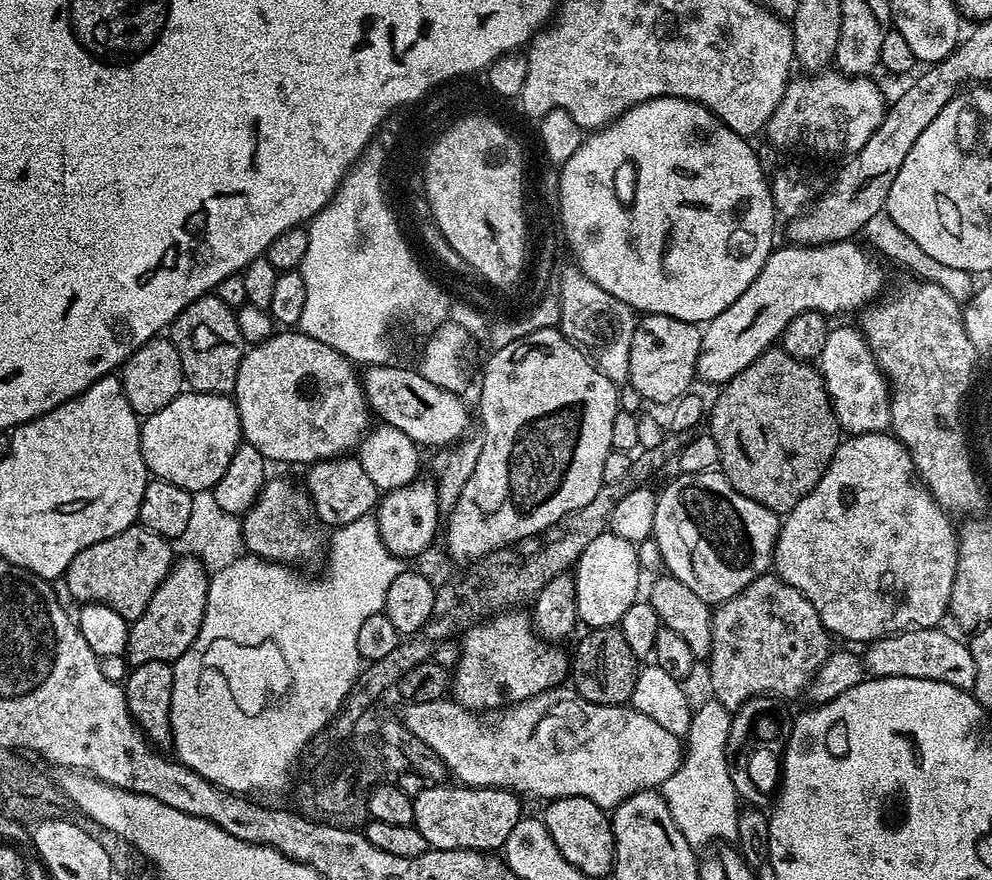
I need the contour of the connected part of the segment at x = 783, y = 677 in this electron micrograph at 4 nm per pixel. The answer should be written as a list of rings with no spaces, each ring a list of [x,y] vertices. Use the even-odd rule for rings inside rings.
[[[775,574],[754,578],[746,590],[734,594],[724,604],[715,605],[712,614],[712,650],[708,655],[708,680],[712,683],[711,695],[722,706],[735,710],[756,696],[775,696],[787,702],[795,696],[803,697],[816,671],[824,665],[830,651],[830,633],[822,626],[818,610],[794,586]]]

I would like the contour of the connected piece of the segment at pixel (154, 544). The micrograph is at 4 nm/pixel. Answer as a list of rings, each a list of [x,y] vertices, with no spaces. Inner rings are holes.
[[[133,526],[122,530],[122,534],[114,534],[114,538],[106,538],[106,542],[94,542],[94,546],[86,546],[70,562],[64,572],[66,588],[70,589],[73,598],[80,604],[108,604],[110,610],[118,610],[123,620],[134,621],[143,614],[150,598],[158,586],[168,577],[168,571],[174,563],[173,545],[164,536],[159,536],[143,526]]]

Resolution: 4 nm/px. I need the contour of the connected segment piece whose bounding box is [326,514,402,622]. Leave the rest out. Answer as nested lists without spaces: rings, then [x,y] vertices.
[[[375,515],[354,518],[354,522],[339,525],[333,532],[336,533],[333,536],[331,533],[330,547],[333,548],[334,554],[326,554],[327,563],[332,565],[327,575],[331,580],[358,580],[354,600],[362,622],[366,622],[370,614],[384,611],[390,582],[394,582],[394,578],[398,578],[402,571],[401,557],[392,555],[392,551],[382,542]]]

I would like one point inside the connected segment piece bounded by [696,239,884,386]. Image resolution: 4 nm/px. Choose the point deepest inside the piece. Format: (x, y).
(839, 277)

